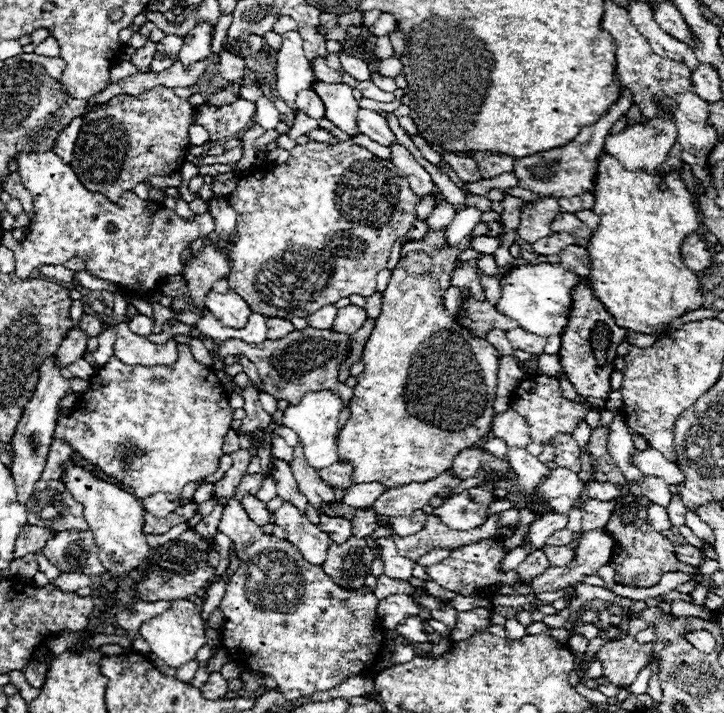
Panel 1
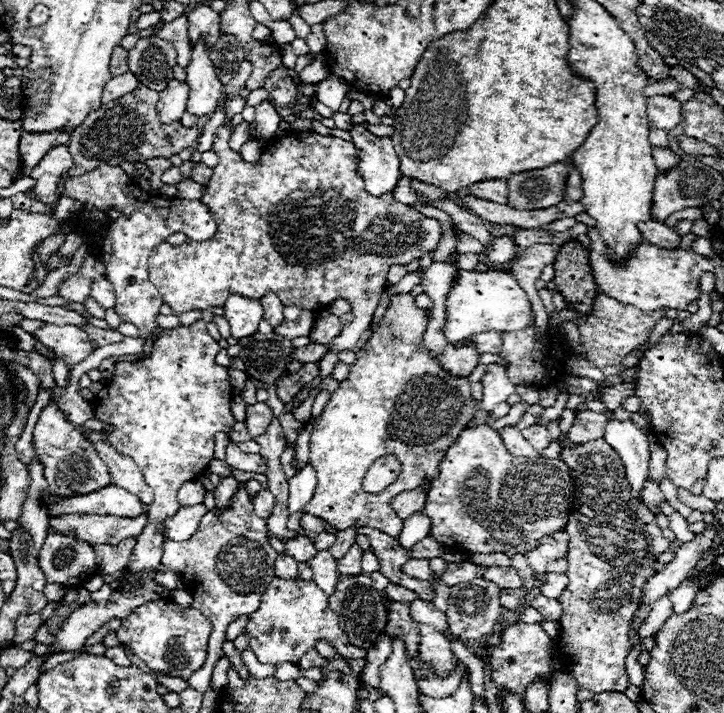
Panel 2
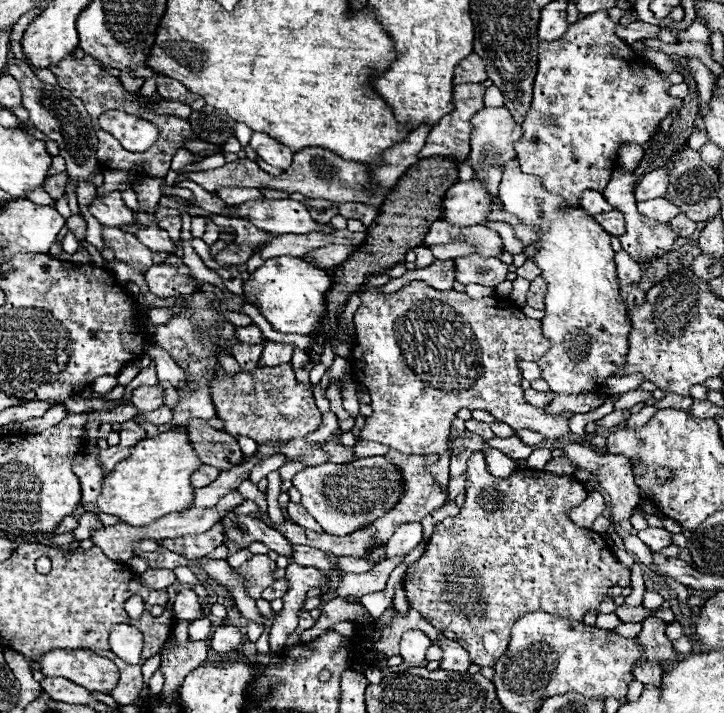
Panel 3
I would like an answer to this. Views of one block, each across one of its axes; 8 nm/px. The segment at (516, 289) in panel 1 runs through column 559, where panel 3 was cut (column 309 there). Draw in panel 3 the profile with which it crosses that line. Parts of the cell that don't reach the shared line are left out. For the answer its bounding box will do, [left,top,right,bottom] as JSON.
[244,258,332,334]

